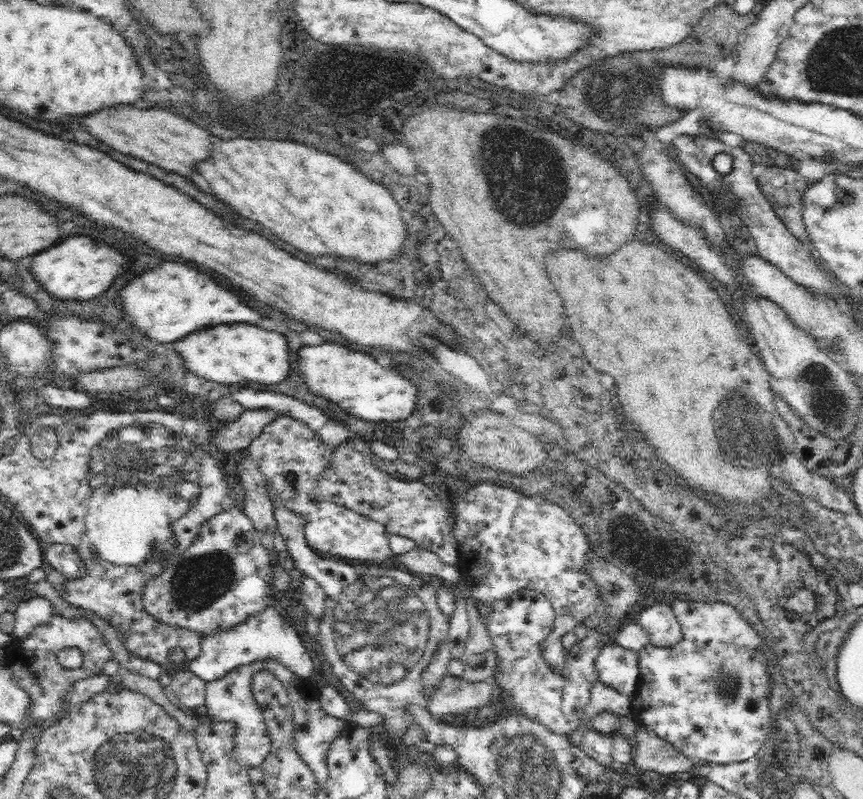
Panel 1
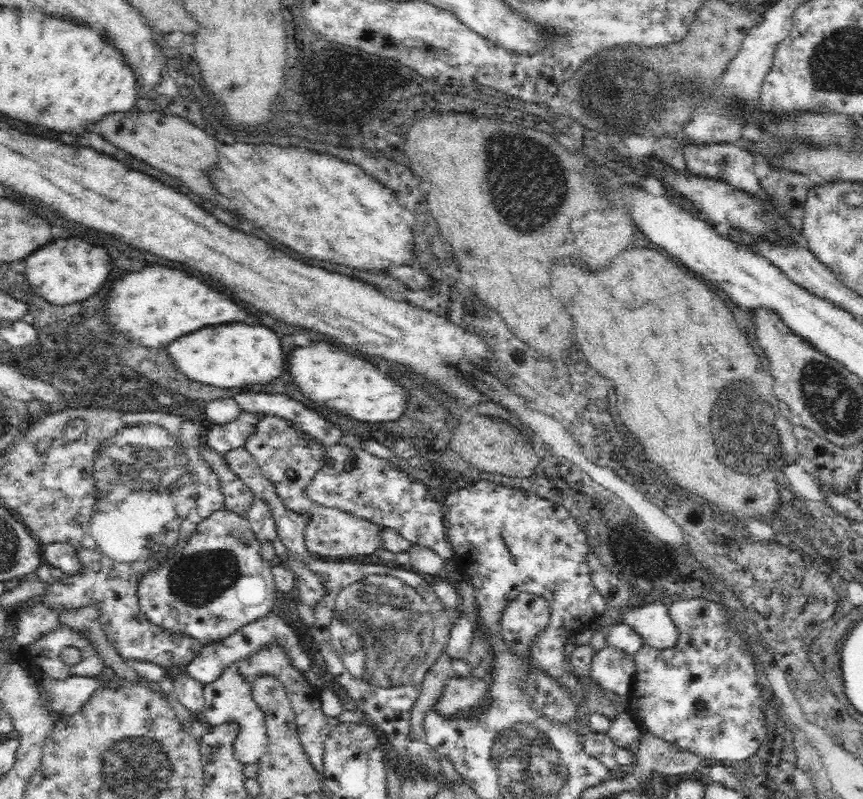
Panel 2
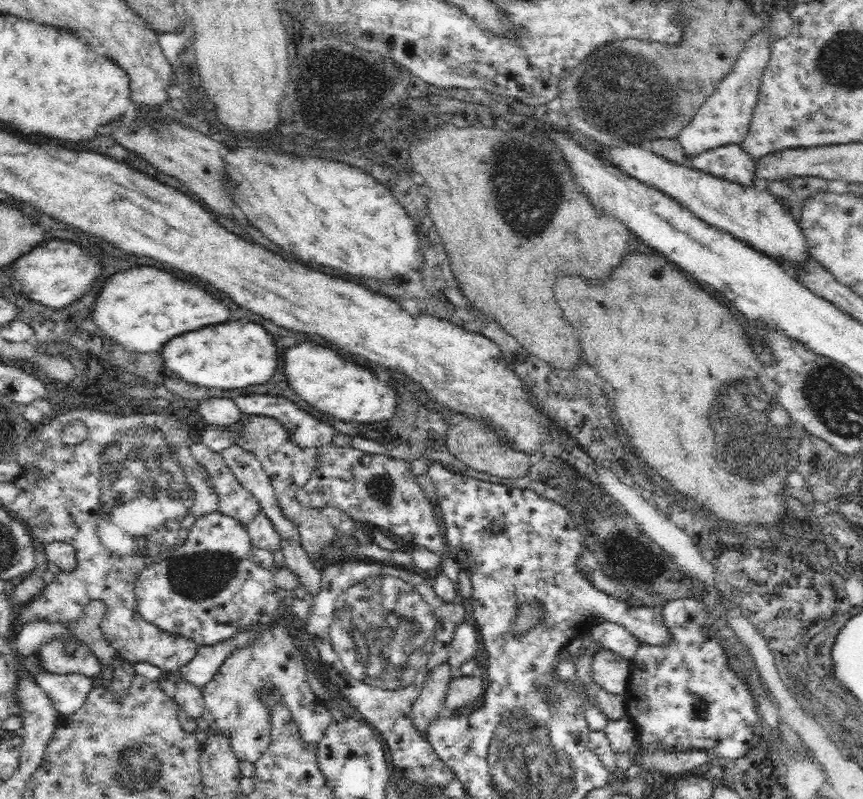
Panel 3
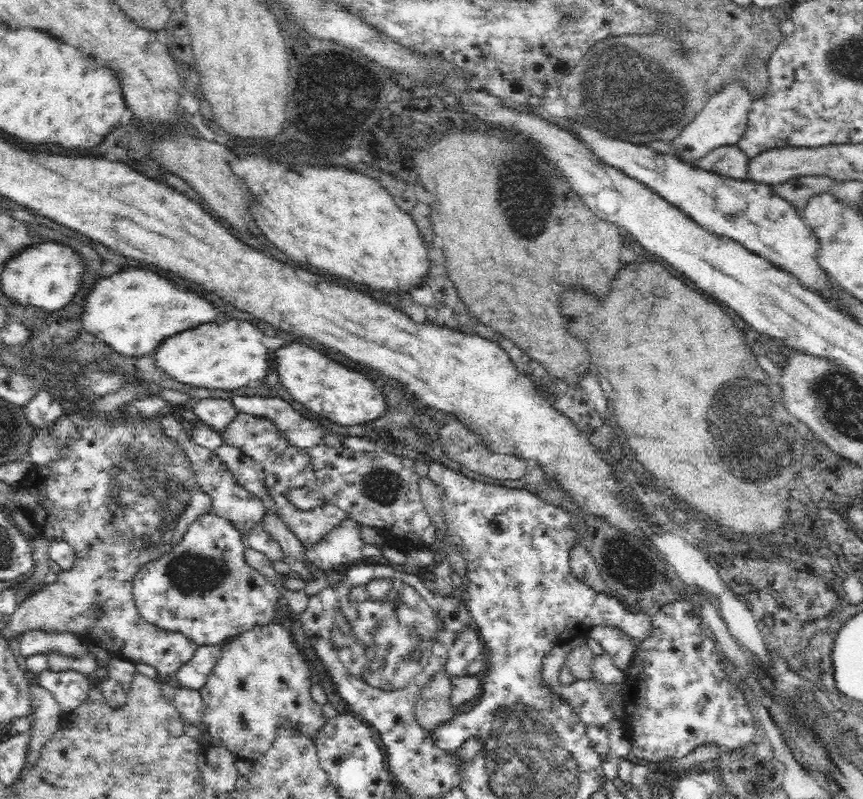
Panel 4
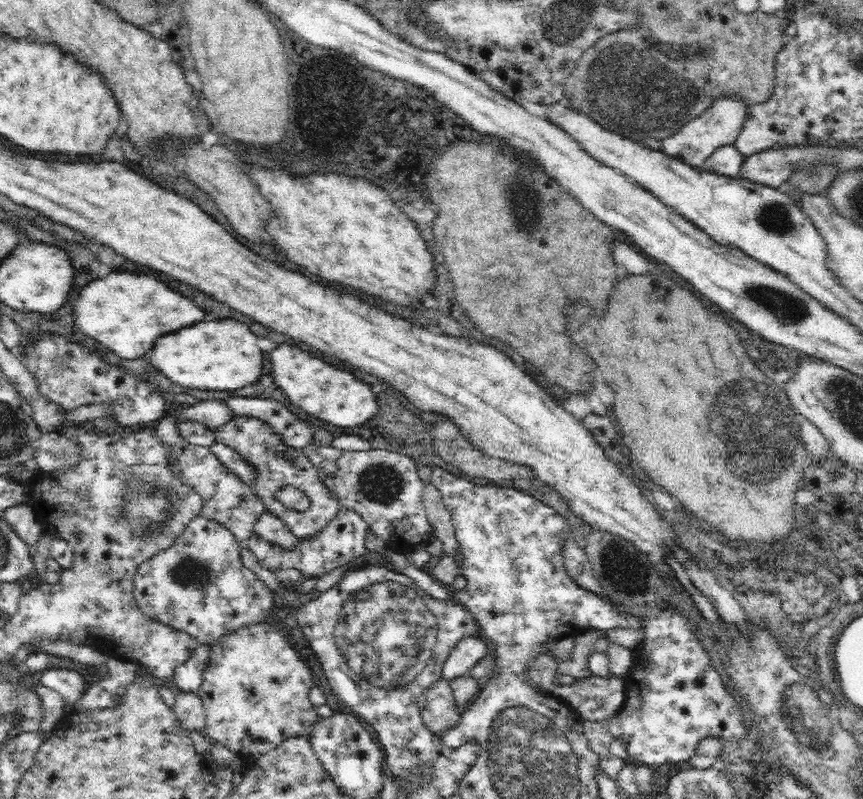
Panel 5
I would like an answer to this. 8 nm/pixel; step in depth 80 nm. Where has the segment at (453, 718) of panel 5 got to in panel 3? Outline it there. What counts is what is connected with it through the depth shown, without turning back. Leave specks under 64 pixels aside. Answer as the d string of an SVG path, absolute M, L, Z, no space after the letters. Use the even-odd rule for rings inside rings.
M447 662L436 667L428 675L420 696L413 704L412 716L418 730L427 732L434 720L449 714L446 699L453 677Z

